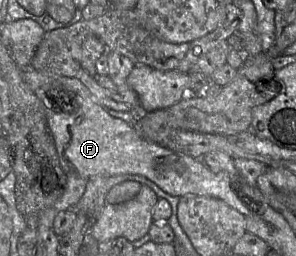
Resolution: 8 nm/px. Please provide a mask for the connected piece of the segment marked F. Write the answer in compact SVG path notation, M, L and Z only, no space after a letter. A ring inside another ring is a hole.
M33 68L23 69L23 78L36 96L44 105L47 123L55 141L61 165L66 173L77 173L85 179L95 176L113 176L120 174L139 174L156 183L164 192L174 197L181 197L186 194L196 194L218 198L226 202L244 216L252 215L250 203L242 200L235 189L235 180L240 177L233 177L225 172L213 172L202 159L176 152L165 145L152 142L145 138L135 123L128 123L123 119L112 116L108 109L95 101L89 89L77 77L67 77L51 72L43 72ZM55 84L55 94L50 94L50 86ZM60 88L71 88L78 96L78 105L67 104L66 101L58 101L55 98Z

